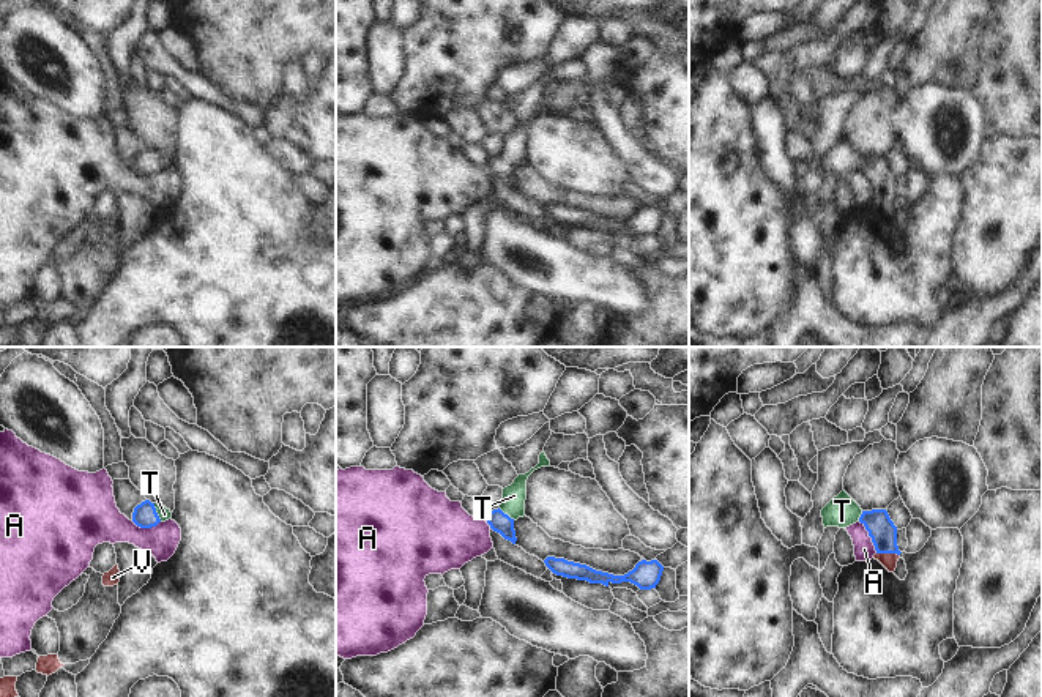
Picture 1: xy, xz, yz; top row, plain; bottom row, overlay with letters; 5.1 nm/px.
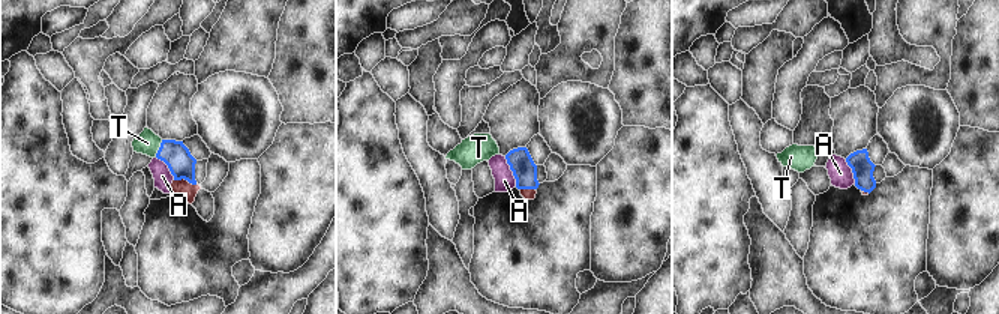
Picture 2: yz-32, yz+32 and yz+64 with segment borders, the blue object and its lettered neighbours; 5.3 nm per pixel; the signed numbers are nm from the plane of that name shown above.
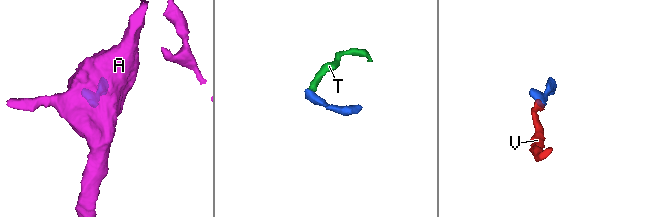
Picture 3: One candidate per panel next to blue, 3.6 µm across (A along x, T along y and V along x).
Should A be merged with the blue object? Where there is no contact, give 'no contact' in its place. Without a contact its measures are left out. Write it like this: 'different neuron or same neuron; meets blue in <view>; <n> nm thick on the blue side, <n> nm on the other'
different neuron; meets blue in yz; 140 nm thick on the blue side, 110 nm on the other

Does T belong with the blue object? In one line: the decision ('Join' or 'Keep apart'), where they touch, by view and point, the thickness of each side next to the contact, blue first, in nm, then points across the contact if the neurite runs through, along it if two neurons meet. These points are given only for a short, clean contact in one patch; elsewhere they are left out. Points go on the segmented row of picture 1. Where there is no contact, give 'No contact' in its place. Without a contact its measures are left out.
Join. Touches blue at xy (156, 513). Thickness 120 nm (blue) against 70 nm. Path across: xy (144, 516), (156, 513), (164, 514).

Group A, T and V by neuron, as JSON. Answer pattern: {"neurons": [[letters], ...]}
{"neurons": [["A"], ["T", "V"]]}

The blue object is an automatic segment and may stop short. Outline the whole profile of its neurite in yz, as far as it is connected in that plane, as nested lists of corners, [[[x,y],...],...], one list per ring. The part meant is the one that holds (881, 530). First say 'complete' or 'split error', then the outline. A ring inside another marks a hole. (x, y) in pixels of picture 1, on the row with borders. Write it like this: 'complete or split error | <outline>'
split error | [[[842,490],[821,509],[823,525],[847,528],[861,522],[876,554],[873,555],[889,572],[894,572],[900,558],[897,546],[897,527],[891,520],[886,509],[862,511],[861,506]]]

